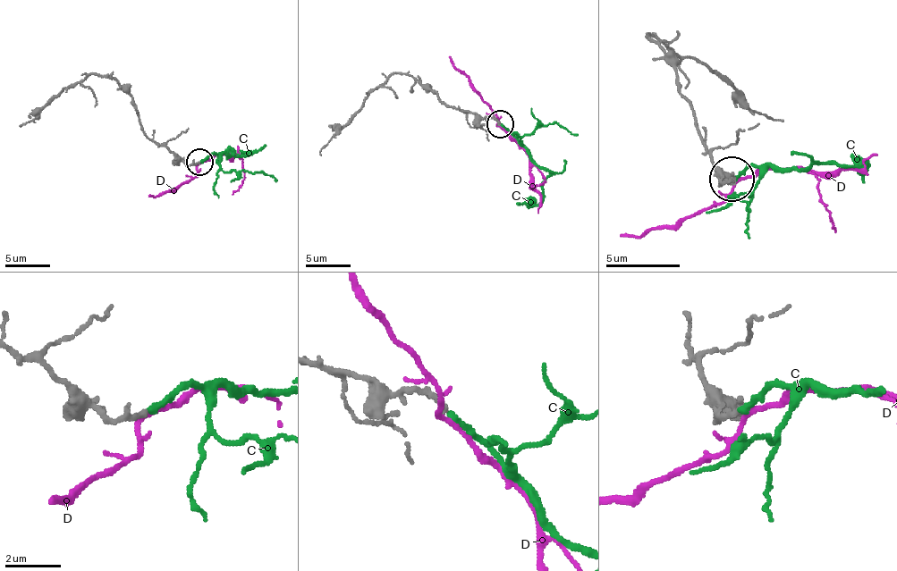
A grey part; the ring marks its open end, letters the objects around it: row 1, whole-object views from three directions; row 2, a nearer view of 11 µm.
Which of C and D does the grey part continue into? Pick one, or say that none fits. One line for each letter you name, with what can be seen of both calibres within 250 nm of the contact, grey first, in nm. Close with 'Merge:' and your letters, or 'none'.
C: Thickness 150 nm (grey) against 220 nm
Merge: C

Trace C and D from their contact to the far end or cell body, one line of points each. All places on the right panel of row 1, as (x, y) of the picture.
C: (732, 181), (751, 167), (814, 163), (862, 167), (858, 167), (862, 181)
D: (732, 181), (773, 167), (807, 171), (817, 181), (821, 204), (836, 233)

